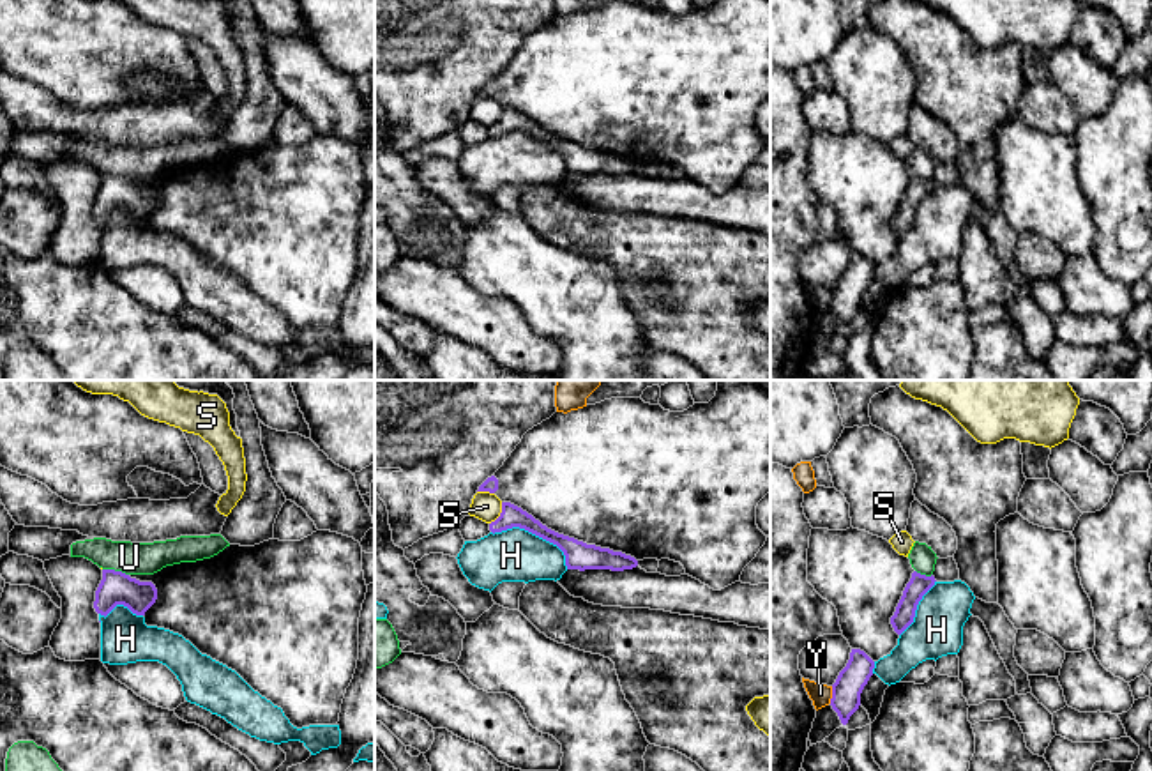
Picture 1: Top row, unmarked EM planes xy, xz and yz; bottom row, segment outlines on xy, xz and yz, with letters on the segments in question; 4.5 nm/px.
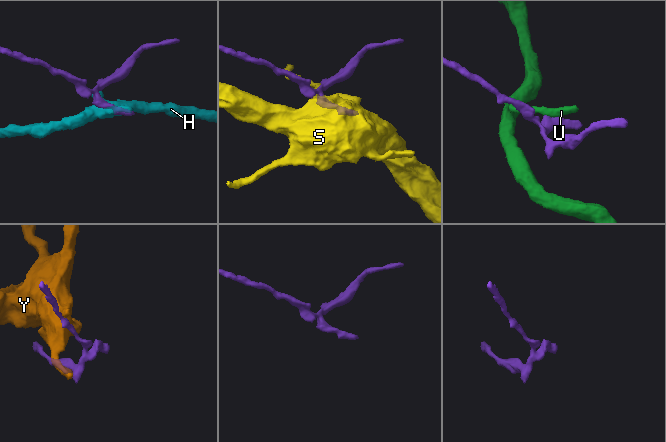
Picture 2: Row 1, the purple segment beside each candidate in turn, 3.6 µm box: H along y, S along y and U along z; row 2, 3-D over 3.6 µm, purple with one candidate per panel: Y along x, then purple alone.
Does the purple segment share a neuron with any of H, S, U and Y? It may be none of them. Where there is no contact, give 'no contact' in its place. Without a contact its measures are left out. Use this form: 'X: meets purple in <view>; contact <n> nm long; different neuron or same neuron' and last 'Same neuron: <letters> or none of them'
H: meets purple in xz; contact 400 nm long; different neuron
S: meets purple in xz; contact 120 nm long; different neuron
U: meets purple in xy; contact 120 nm long; different neuron
Y: meets purple in yz; contact 80 nm long; different neuron
Same neuron: none of them

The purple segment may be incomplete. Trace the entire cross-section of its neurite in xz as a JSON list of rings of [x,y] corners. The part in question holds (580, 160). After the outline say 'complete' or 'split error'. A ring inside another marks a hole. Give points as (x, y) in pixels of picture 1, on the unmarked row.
[[[502,106],[502,117],[495,126],[489,127],[489,134],[495,138],[495,136],[502,136],[512,131],[525,133],[557,149],[565,159],[567,173],[624,175],[624,173],[633,173],[638,170],[638,164],[631,159],[625,159],[622,156],[613,156],[610,152],[601,152],[595,149],[587,149],[574,141],[558,138],[548,133],[546,129],[542,129],[539,124],[535,124],[532,118],[528,118],[521,111],[511,106]]]; complete

